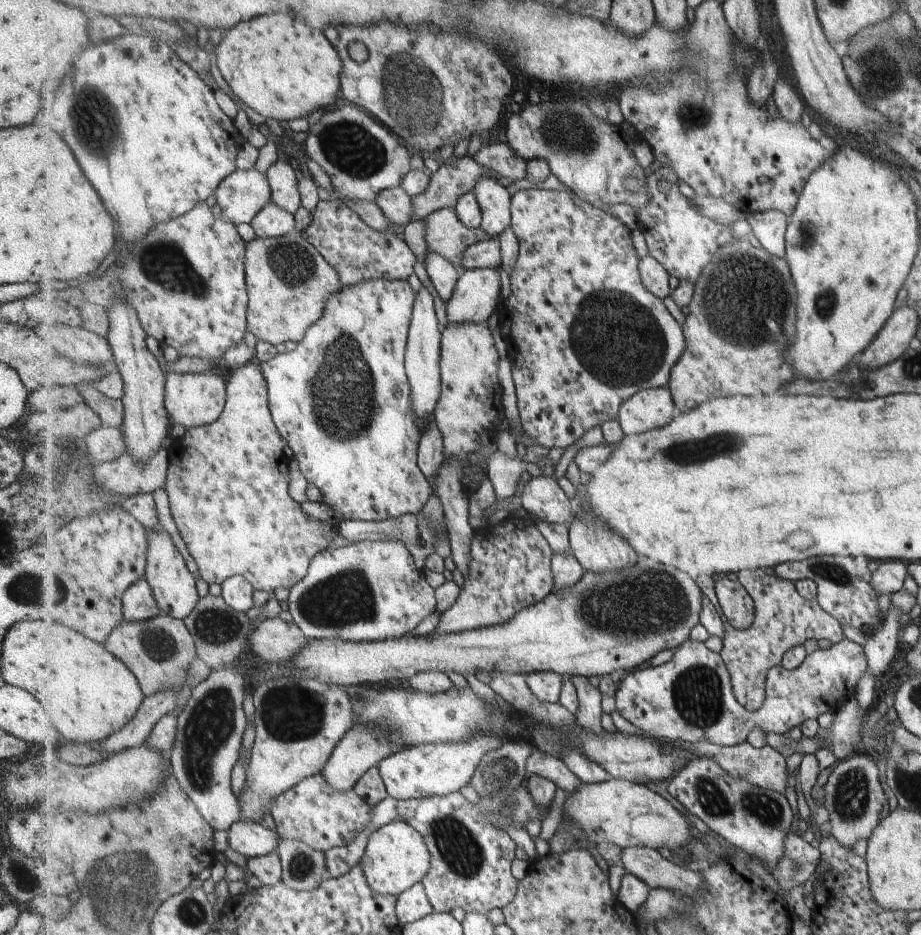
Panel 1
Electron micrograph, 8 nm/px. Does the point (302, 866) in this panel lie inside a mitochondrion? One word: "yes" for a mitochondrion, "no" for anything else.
yes

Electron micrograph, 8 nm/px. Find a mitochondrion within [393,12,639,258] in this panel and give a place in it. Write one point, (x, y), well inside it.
(565, 134)

